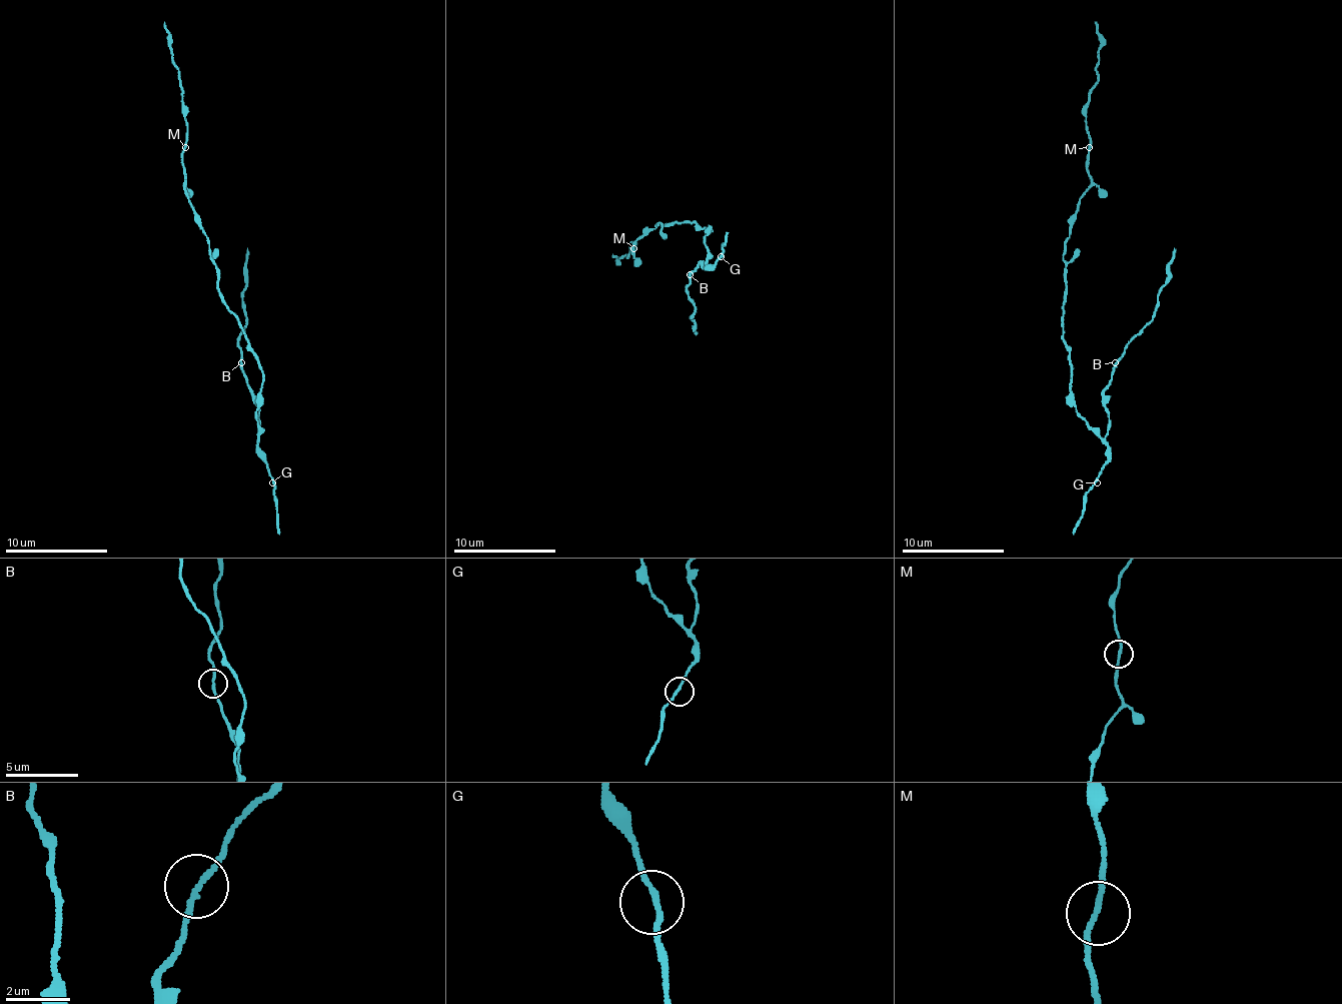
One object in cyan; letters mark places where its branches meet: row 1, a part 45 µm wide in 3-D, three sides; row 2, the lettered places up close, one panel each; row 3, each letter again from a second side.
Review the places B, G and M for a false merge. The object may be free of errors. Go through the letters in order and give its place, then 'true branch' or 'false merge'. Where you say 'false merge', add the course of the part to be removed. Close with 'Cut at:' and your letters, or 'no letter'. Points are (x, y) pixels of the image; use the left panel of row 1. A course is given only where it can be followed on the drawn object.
B: place (241, 362); true branch
G: place (272, 482); true branch
M: place (185, 147); true branch
Cut at: no letter

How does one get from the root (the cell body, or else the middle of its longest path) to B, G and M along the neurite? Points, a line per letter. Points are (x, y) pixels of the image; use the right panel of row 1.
B: (1064, 331), (1074, 405), (1102, 436), (1107, 433), (1110, 421), (1104, 387), (1112, 377), (1115, 362)
G: (1064, 331), (1076, 413), (1107, 446), (1107, 459), (1102, 464), (1097, 482)
M: (1064, 331), (1066, 290), (1064, 249), (1081, 193), (1092, 183), (1087, 168), (1089, 147)

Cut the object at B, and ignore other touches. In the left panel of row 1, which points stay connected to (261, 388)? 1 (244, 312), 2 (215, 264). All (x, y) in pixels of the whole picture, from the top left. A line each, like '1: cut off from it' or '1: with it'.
1: cut off from it
2: with it

